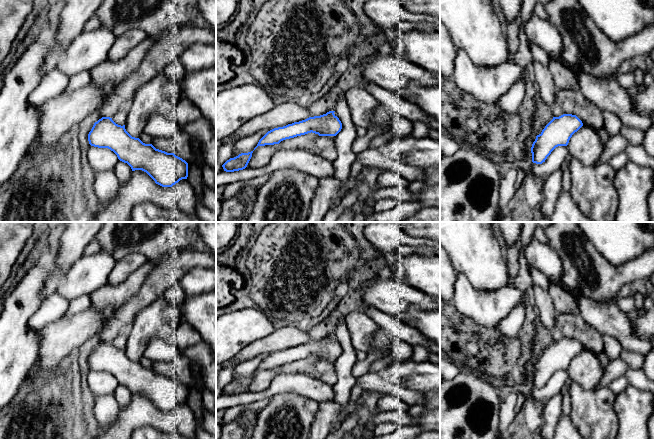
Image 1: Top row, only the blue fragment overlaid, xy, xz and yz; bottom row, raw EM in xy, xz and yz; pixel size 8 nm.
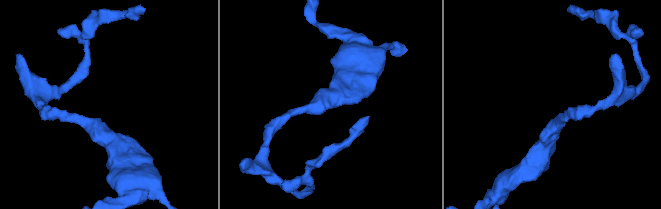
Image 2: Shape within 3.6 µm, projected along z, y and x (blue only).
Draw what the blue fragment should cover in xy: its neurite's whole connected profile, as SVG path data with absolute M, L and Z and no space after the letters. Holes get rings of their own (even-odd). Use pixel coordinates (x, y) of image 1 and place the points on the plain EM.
M102 341L94 347L88 358L91 370L108 372L113 375L118 383L127 387L132 395L146 396L156 408L162 411L172 411L182 403L188 401L188 387L174 377L156 373L152 368L145 368L139 362L132 361L125 353L125 349L116 348L110 341Z

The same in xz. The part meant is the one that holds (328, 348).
M329 335L320 340L309 341L299 346L274 352L259 364L254 374L258 370L279 368L283 364L311 356L319 360L336 360L342 353L342 347L334 336L335 335Z

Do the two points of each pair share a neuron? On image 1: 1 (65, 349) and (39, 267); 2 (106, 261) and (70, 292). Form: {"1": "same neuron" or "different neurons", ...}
{"1": "different neurons", "2": "same neuron"}

